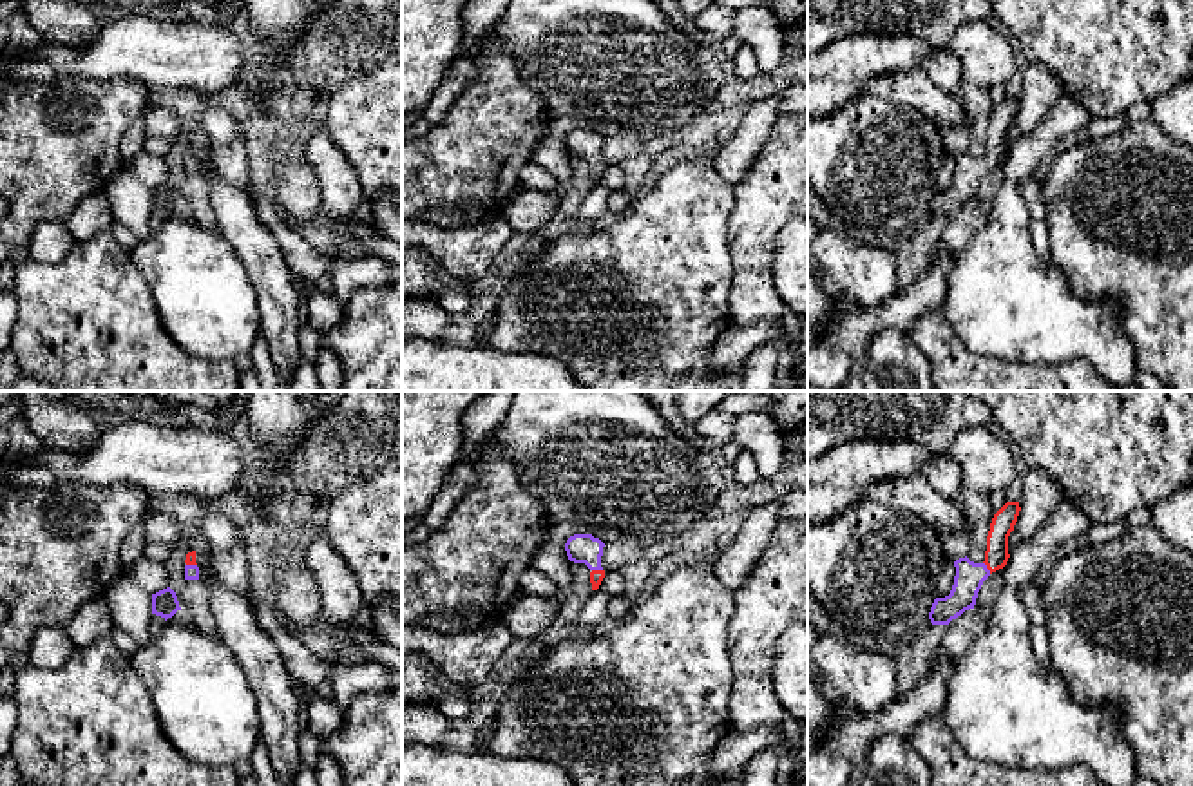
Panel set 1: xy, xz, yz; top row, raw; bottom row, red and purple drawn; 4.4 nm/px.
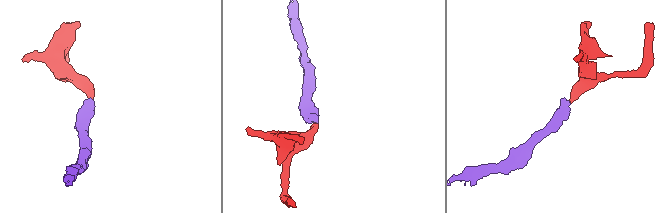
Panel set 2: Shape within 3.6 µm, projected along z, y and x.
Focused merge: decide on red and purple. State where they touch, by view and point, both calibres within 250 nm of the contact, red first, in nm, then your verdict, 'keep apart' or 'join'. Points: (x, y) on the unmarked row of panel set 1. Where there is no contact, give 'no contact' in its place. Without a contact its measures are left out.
contact yz (987, 162); calibres 110 and 130 nm; join

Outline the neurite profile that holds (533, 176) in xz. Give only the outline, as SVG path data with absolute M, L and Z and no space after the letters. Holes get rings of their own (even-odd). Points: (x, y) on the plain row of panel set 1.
M530 159L518 176L520 190L538 190L549 194L556 185L552 174Z

